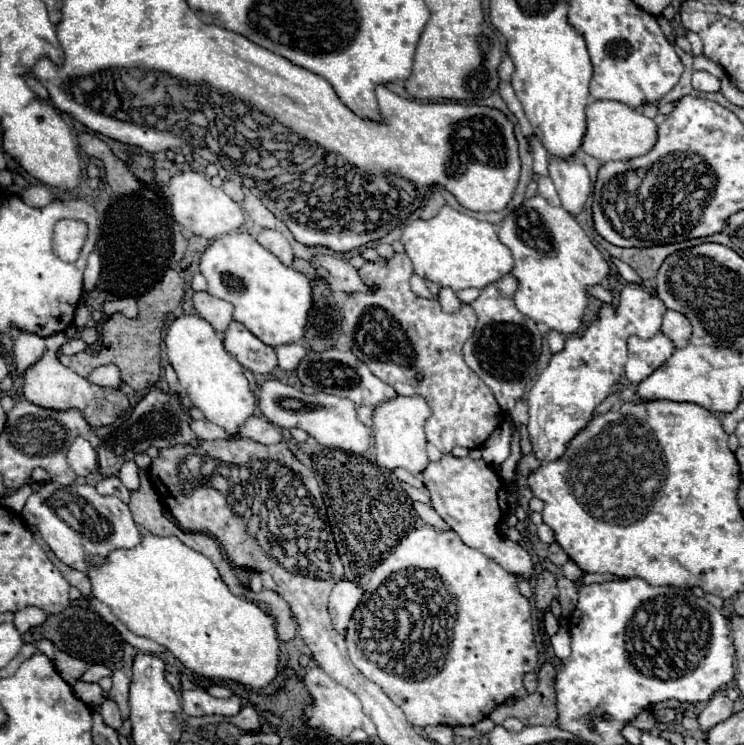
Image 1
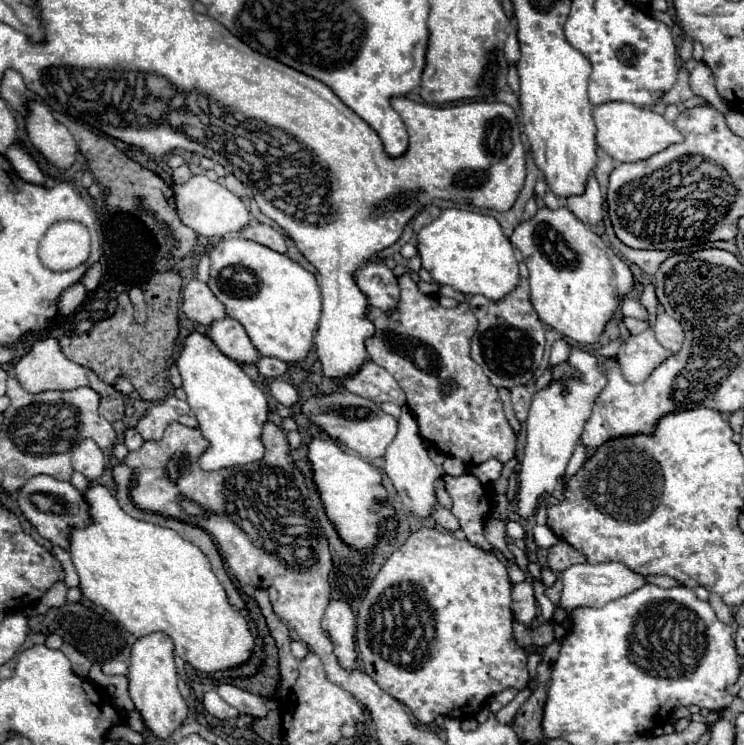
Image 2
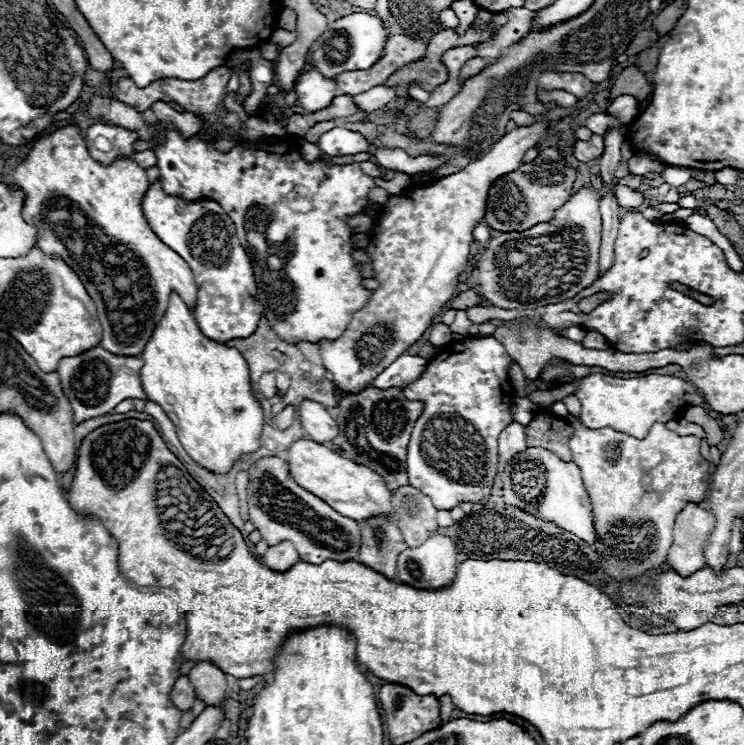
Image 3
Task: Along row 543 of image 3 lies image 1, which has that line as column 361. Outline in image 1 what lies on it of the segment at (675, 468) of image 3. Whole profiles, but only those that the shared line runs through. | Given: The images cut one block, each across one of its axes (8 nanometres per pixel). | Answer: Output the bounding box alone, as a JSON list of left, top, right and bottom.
[346,526,538,728]

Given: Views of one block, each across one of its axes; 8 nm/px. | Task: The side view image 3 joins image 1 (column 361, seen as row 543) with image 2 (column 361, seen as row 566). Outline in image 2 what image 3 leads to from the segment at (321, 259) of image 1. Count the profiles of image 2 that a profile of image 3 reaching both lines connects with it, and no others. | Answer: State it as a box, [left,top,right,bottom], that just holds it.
[356,262,400,310]

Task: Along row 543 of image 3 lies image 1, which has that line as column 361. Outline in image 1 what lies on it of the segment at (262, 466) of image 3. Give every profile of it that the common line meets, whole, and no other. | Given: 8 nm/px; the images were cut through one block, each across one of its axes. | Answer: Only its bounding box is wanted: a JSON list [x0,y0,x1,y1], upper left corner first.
[342,254,502,454]

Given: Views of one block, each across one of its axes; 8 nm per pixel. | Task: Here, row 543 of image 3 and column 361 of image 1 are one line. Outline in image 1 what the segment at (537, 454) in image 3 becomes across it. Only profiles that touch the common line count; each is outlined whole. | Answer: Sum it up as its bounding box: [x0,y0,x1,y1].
[330,580,364,632]

